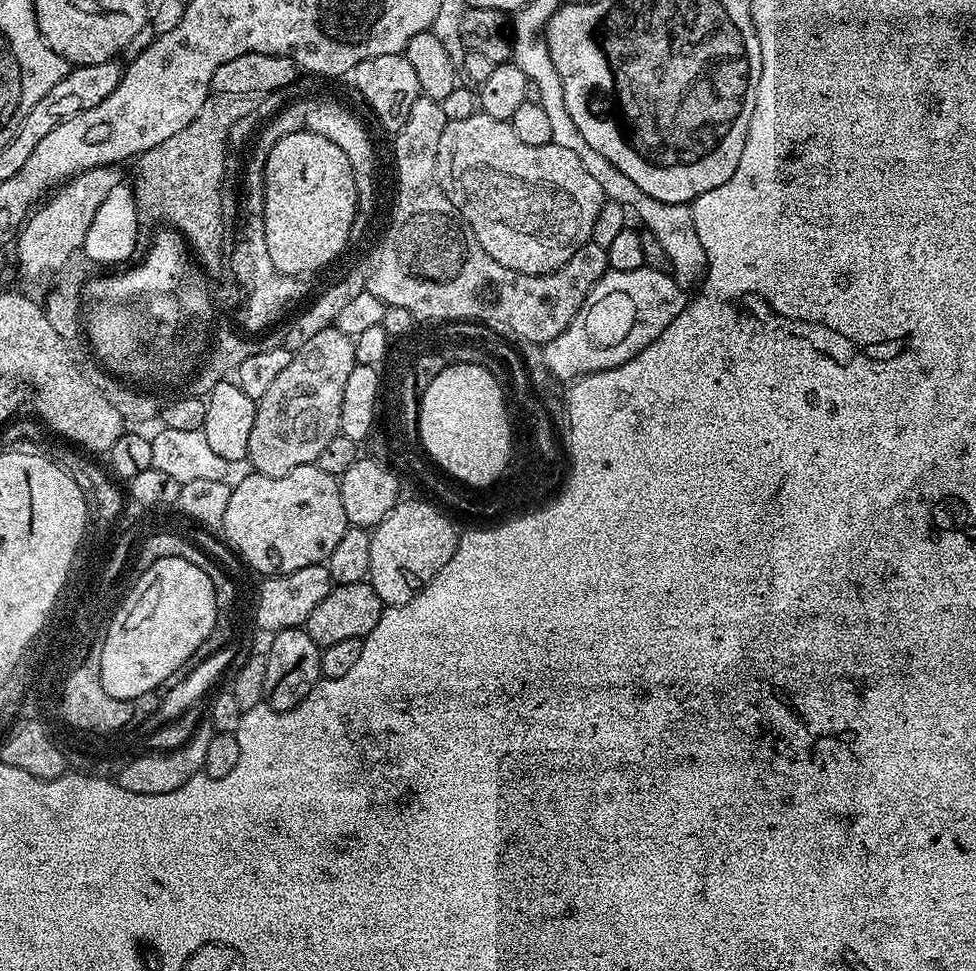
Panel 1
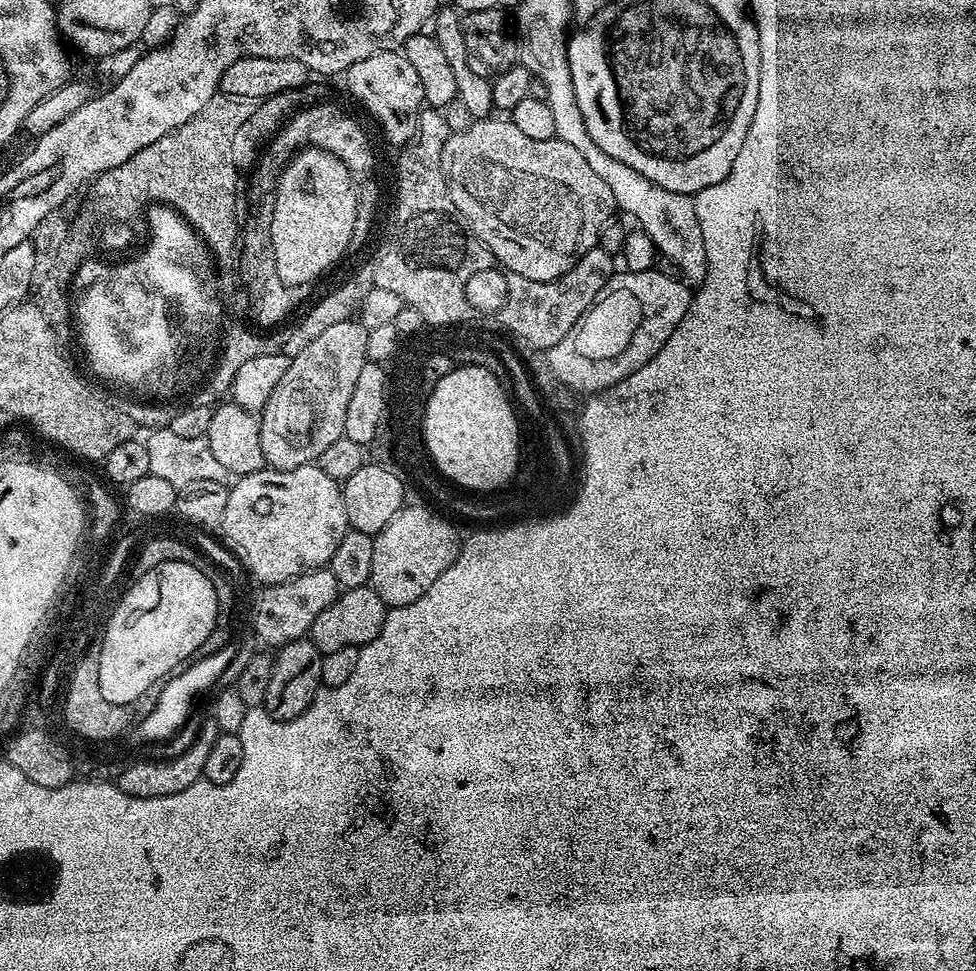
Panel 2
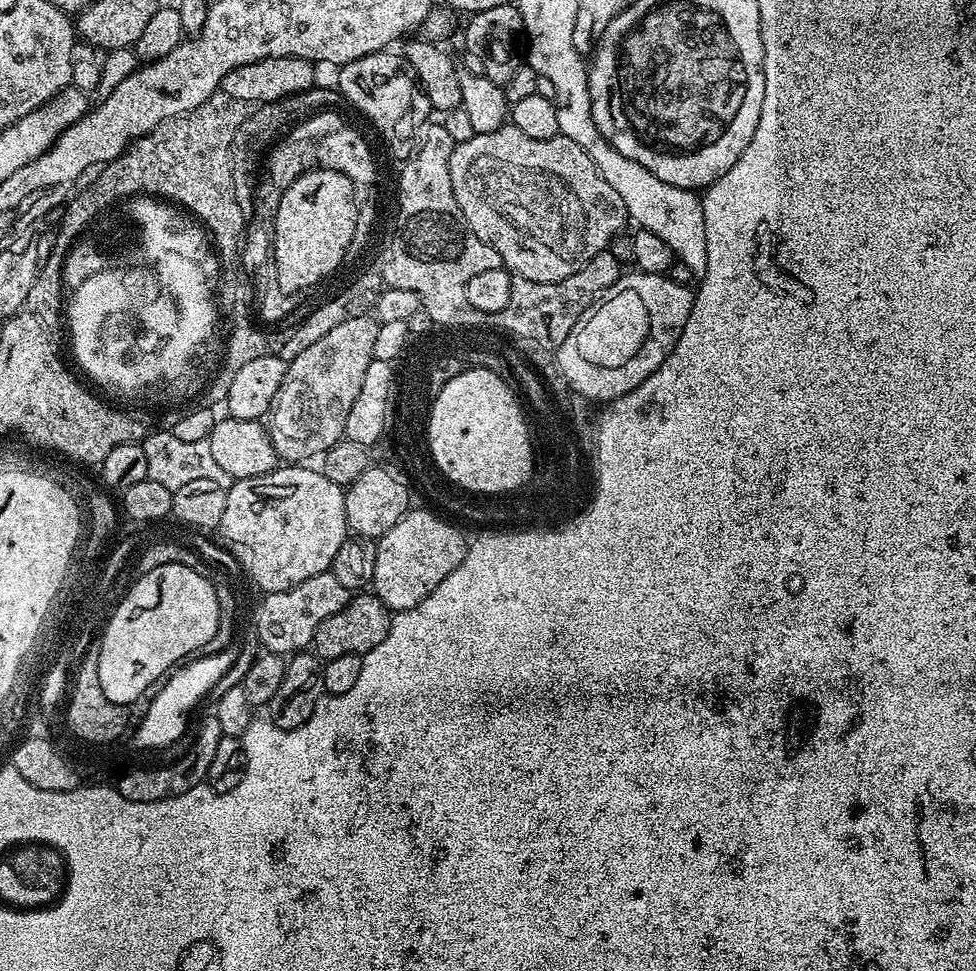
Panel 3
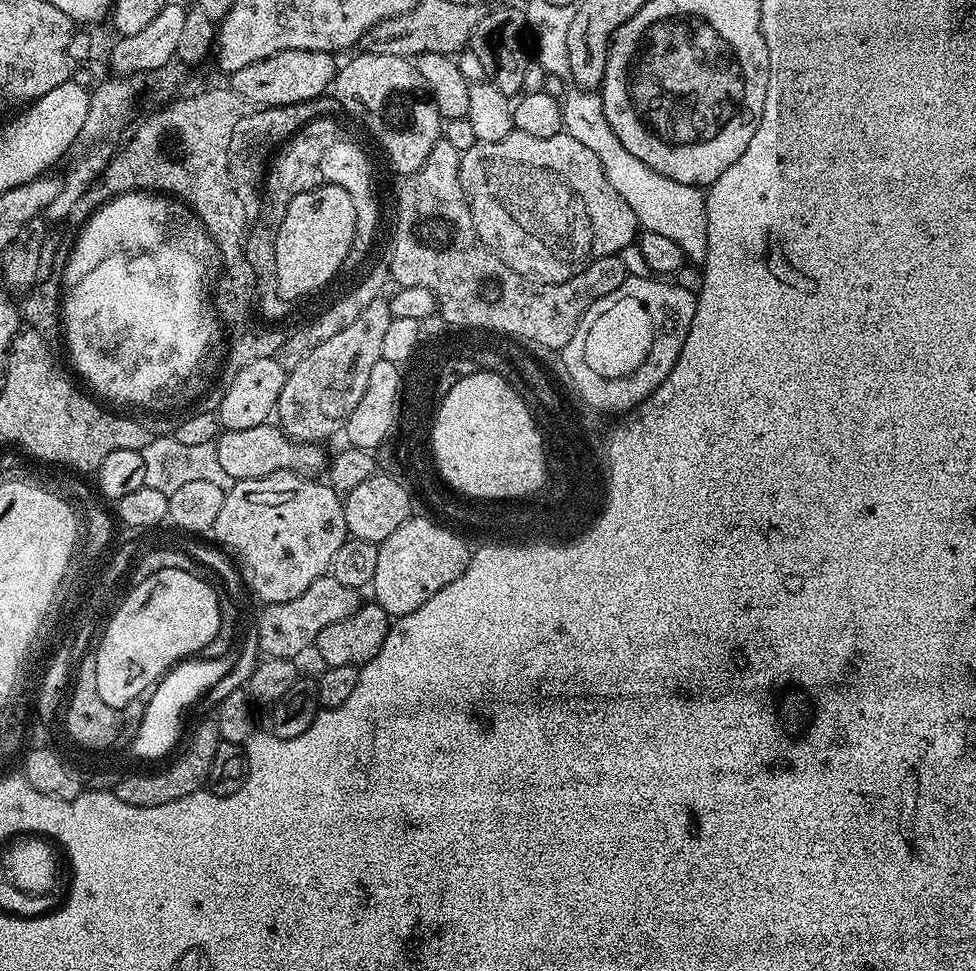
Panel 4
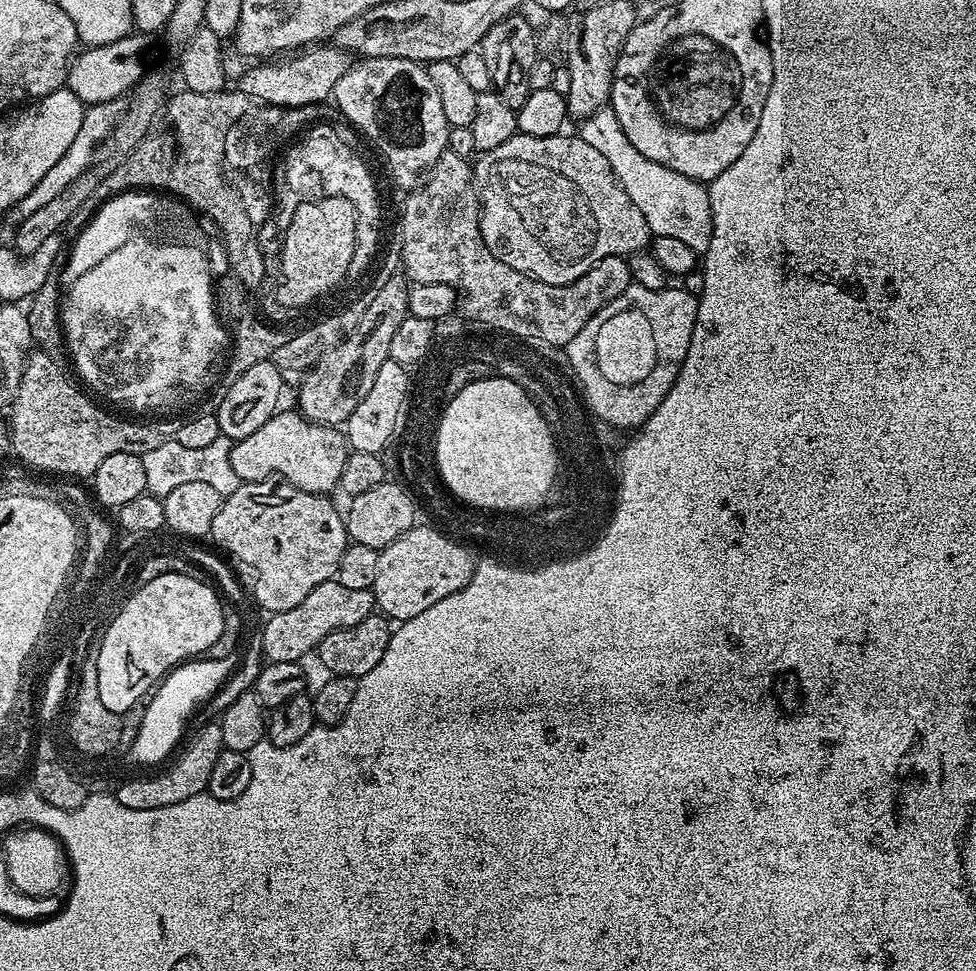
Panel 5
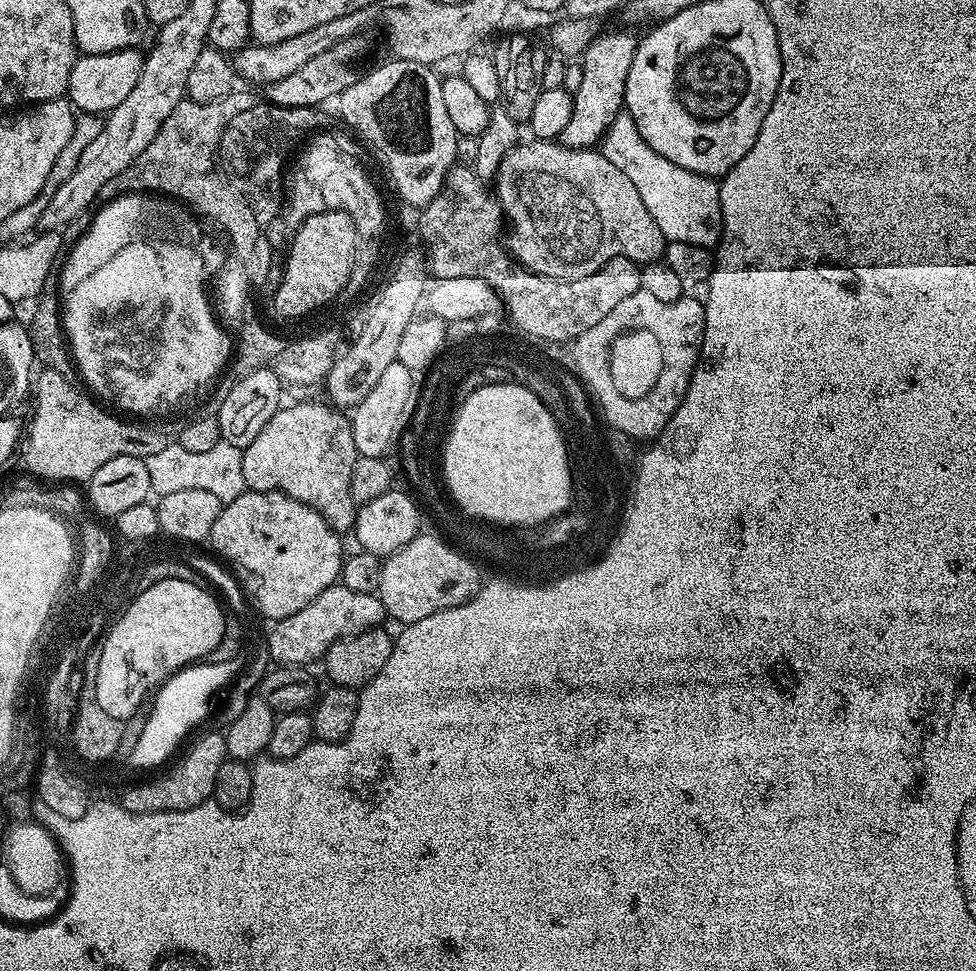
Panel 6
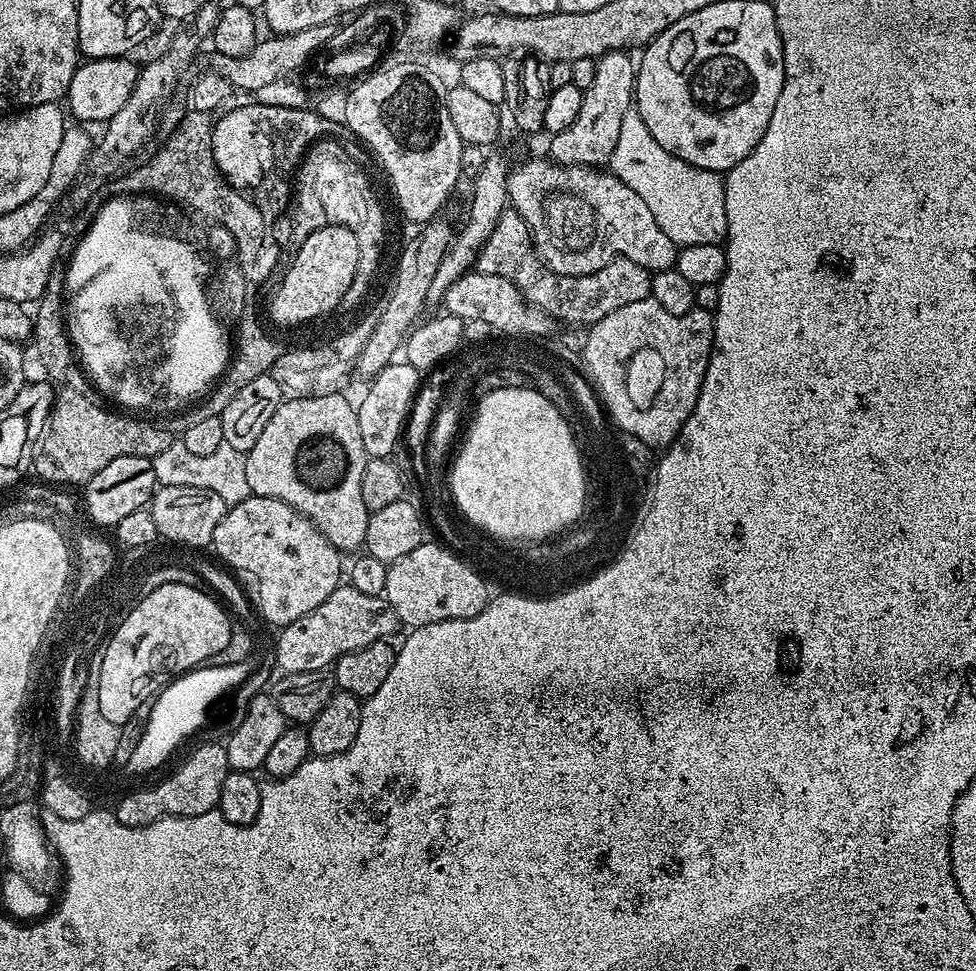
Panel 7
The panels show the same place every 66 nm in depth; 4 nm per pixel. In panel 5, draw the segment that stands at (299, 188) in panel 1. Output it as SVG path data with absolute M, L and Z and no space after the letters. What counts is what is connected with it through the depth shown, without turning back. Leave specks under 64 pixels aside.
M322 196L318 200L306 202L294 211L293 221L285 230L283 238L289 244L282 248L280 256L284 260L283 298L286 302L302 302L304 297L313 297L316 292L324 292L324 287L355 258L355 208L346 198Z

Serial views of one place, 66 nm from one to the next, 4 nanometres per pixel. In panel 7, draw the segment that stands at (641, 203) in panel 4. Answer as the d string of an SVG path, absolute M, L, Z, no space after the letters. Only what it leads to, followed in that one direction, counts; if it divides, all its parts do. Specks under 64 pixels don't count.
M634 110L628 111L622 118L622 131L618 133L618 142L614 145L614 154L610 161L611 175L617 176L646 206L650 214L654 214L654 222L662 226L666 238L670 238L678 246L685 244L720 244L728 235L726 226L726 194L724 193L724 176L718 172L702 170L698 166L690 166L690 162L682 162L670 150L662 150L658 146L654 134L646 130L642 118Z

